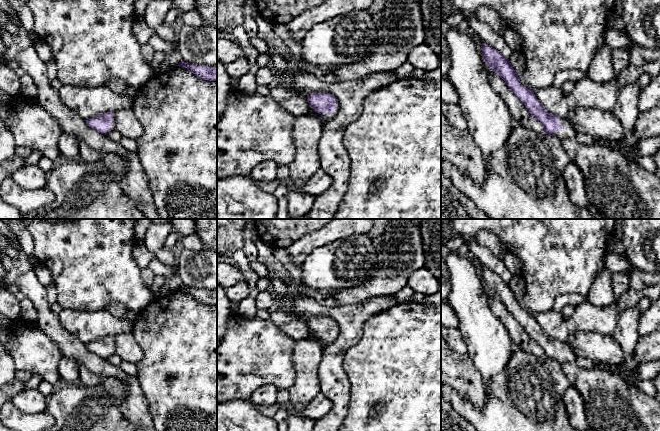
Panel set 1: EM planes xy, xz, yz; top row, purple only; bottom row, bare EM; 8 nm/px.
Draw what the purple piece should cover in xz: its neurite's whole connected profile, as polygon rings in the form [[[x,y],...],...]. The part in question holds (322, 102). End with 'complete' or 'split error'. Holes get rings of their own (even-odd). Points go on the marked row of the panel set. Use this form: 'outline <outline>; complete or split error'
outline [[[312,93],[307,97],[307,101],[320,114],[323,123],[332,120],[340,108],[336,97],[330,93]]]; split error

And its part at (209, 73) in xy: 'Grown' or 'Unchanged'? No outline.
Unchanged

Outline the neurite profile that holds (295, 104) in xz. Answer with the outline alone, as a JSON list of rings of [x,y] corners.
[[[276,86],[270,89],[269,95],[284,110],[292,116],[303,116],[309,112],[307,97],[301,96],[290,90]]]

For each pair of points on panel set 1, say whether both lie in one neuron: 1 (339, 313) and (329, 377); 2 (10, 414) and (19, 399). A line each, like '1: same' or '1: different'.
1: same
2: different

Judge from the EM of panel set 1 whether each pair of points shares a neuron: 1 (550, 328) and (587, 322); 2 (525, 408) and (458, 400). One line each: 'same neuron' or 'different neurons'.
1: same neuron
2: same neuron

